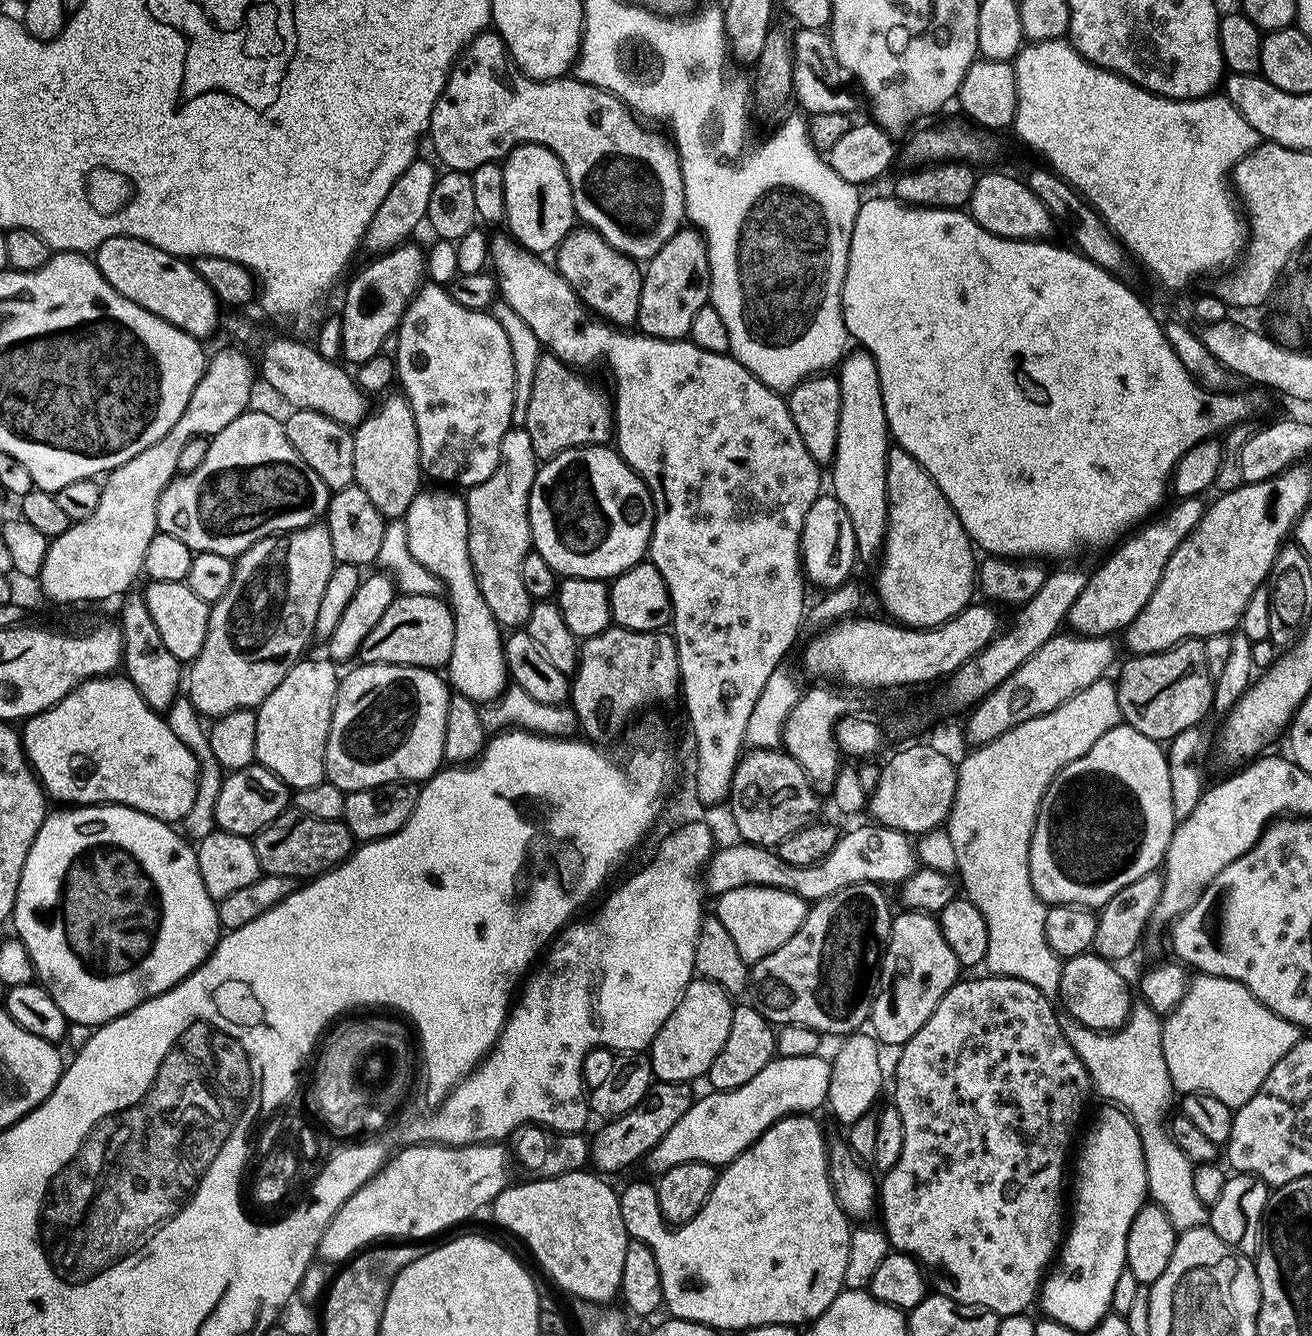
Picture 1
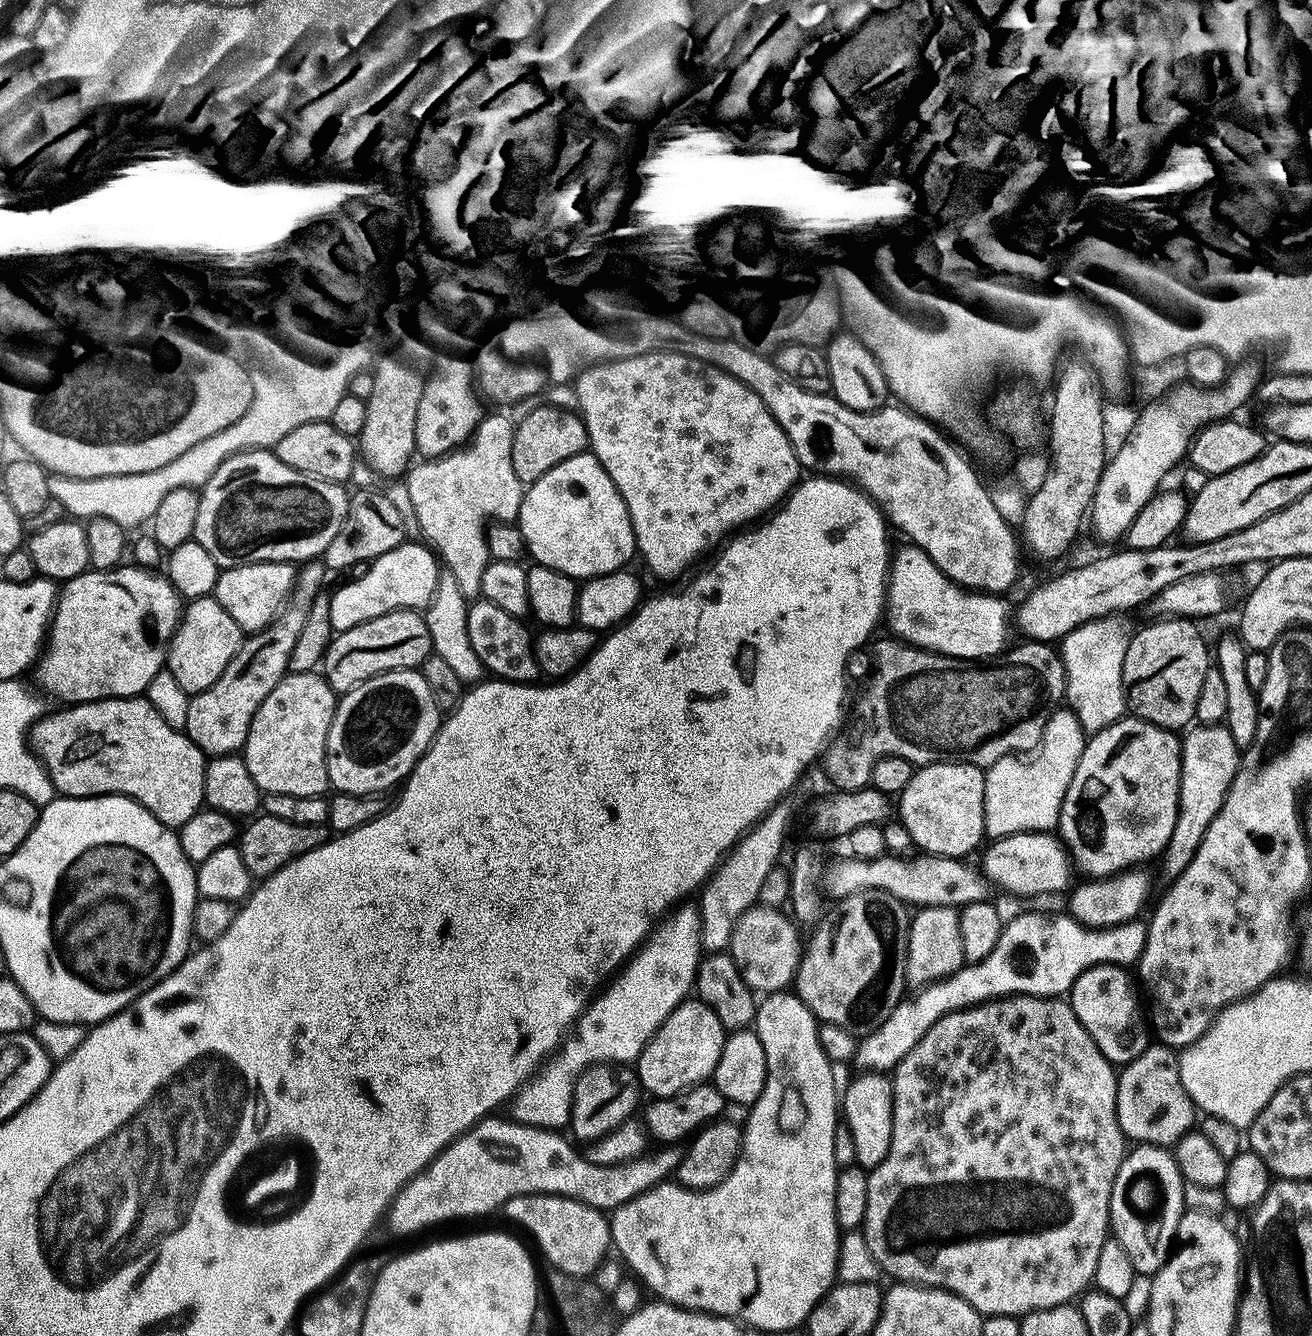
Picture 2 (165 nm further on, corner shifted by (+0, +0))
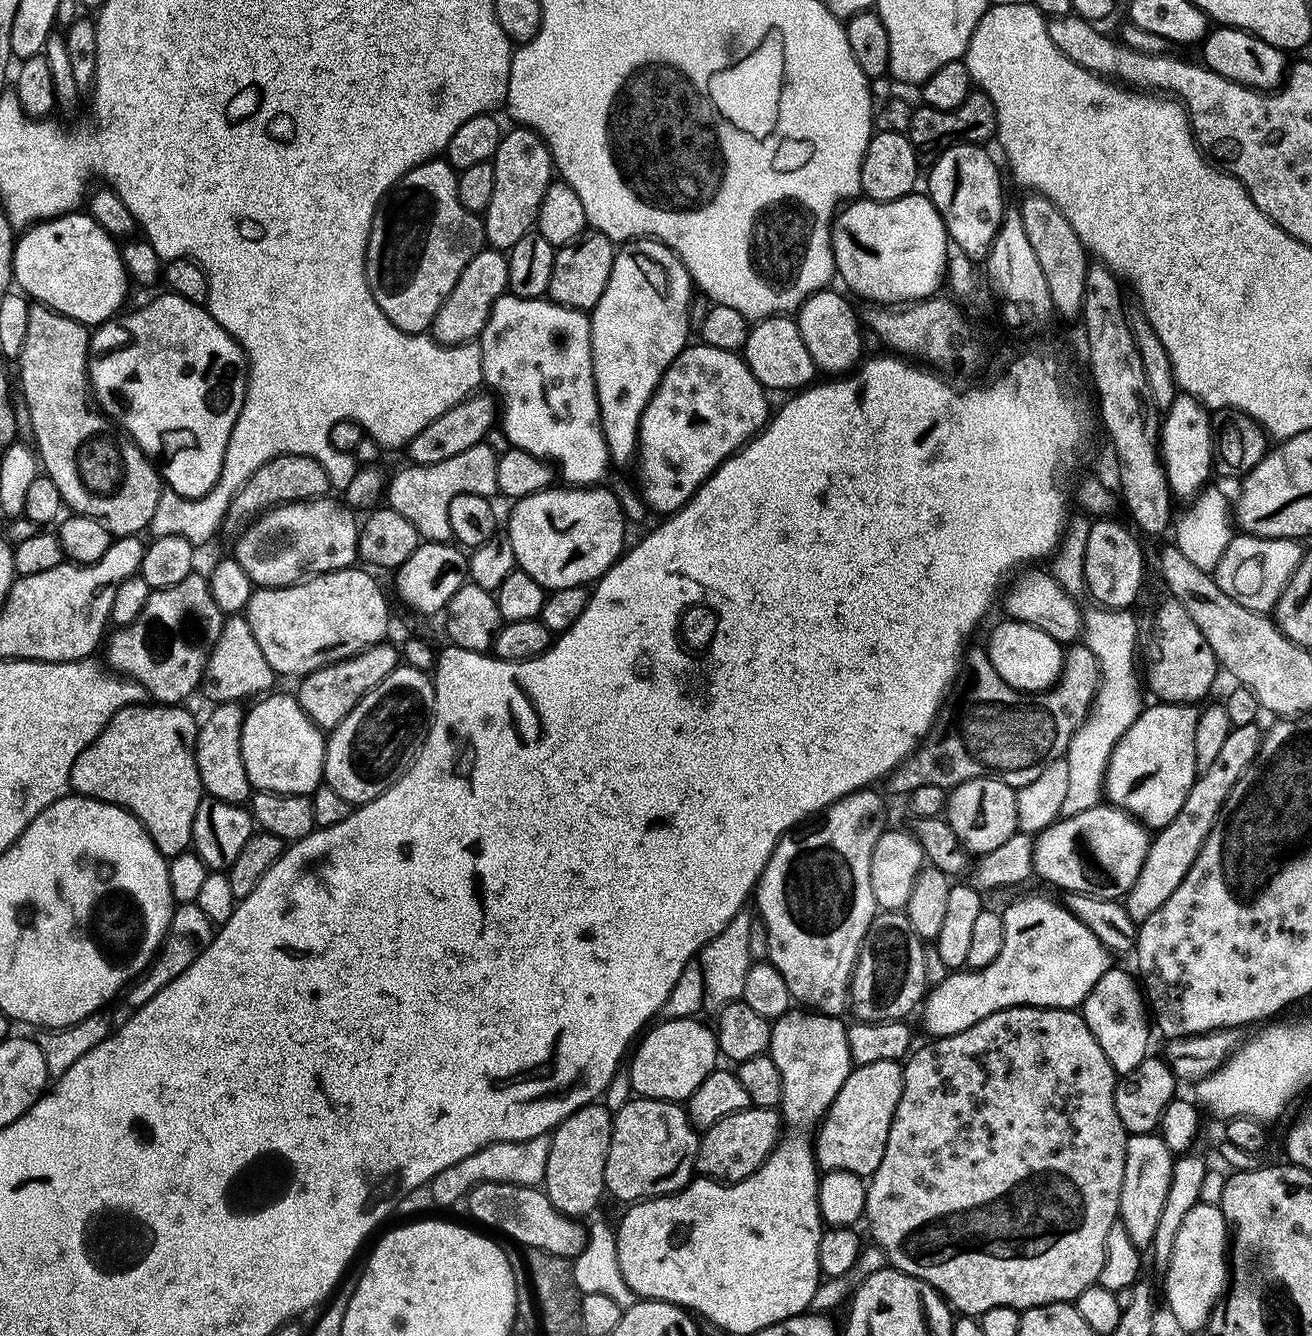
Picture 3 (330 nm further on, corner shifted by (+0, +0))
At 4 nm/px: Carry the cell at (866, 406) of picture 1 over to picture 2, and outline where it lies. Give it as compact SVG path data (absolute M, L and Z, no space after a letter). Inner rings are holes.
M908 546L904 553L899 553L890 576L890 616L892 612L892 632L895 639L905 645L922 648L925 652L935 652L941 656L953 656L959 660L987 662L995 660L1009 651L1008 639L1014 632L1014 608L1007 604L1007 599L985 594L969 592L955 584L922 549Z

